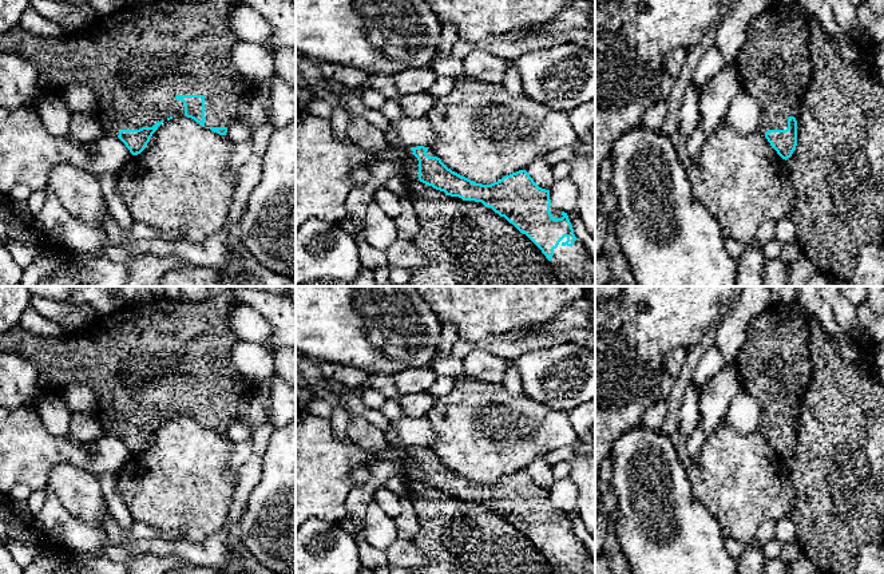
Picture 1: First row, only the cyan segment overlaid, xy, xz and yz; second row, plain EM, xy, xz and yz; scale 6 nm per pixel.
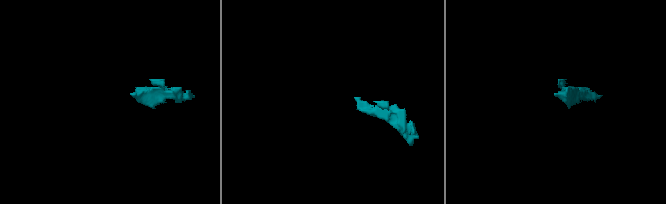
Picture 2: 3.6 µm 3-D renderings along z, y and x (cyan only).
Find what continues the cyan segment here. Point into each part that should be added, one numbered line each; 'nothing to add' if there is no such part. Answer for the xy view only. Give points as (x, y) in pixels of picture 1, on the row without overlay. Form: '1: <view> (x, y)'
1: xy (137, 360)

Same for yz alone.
1: yz (775, 365)

